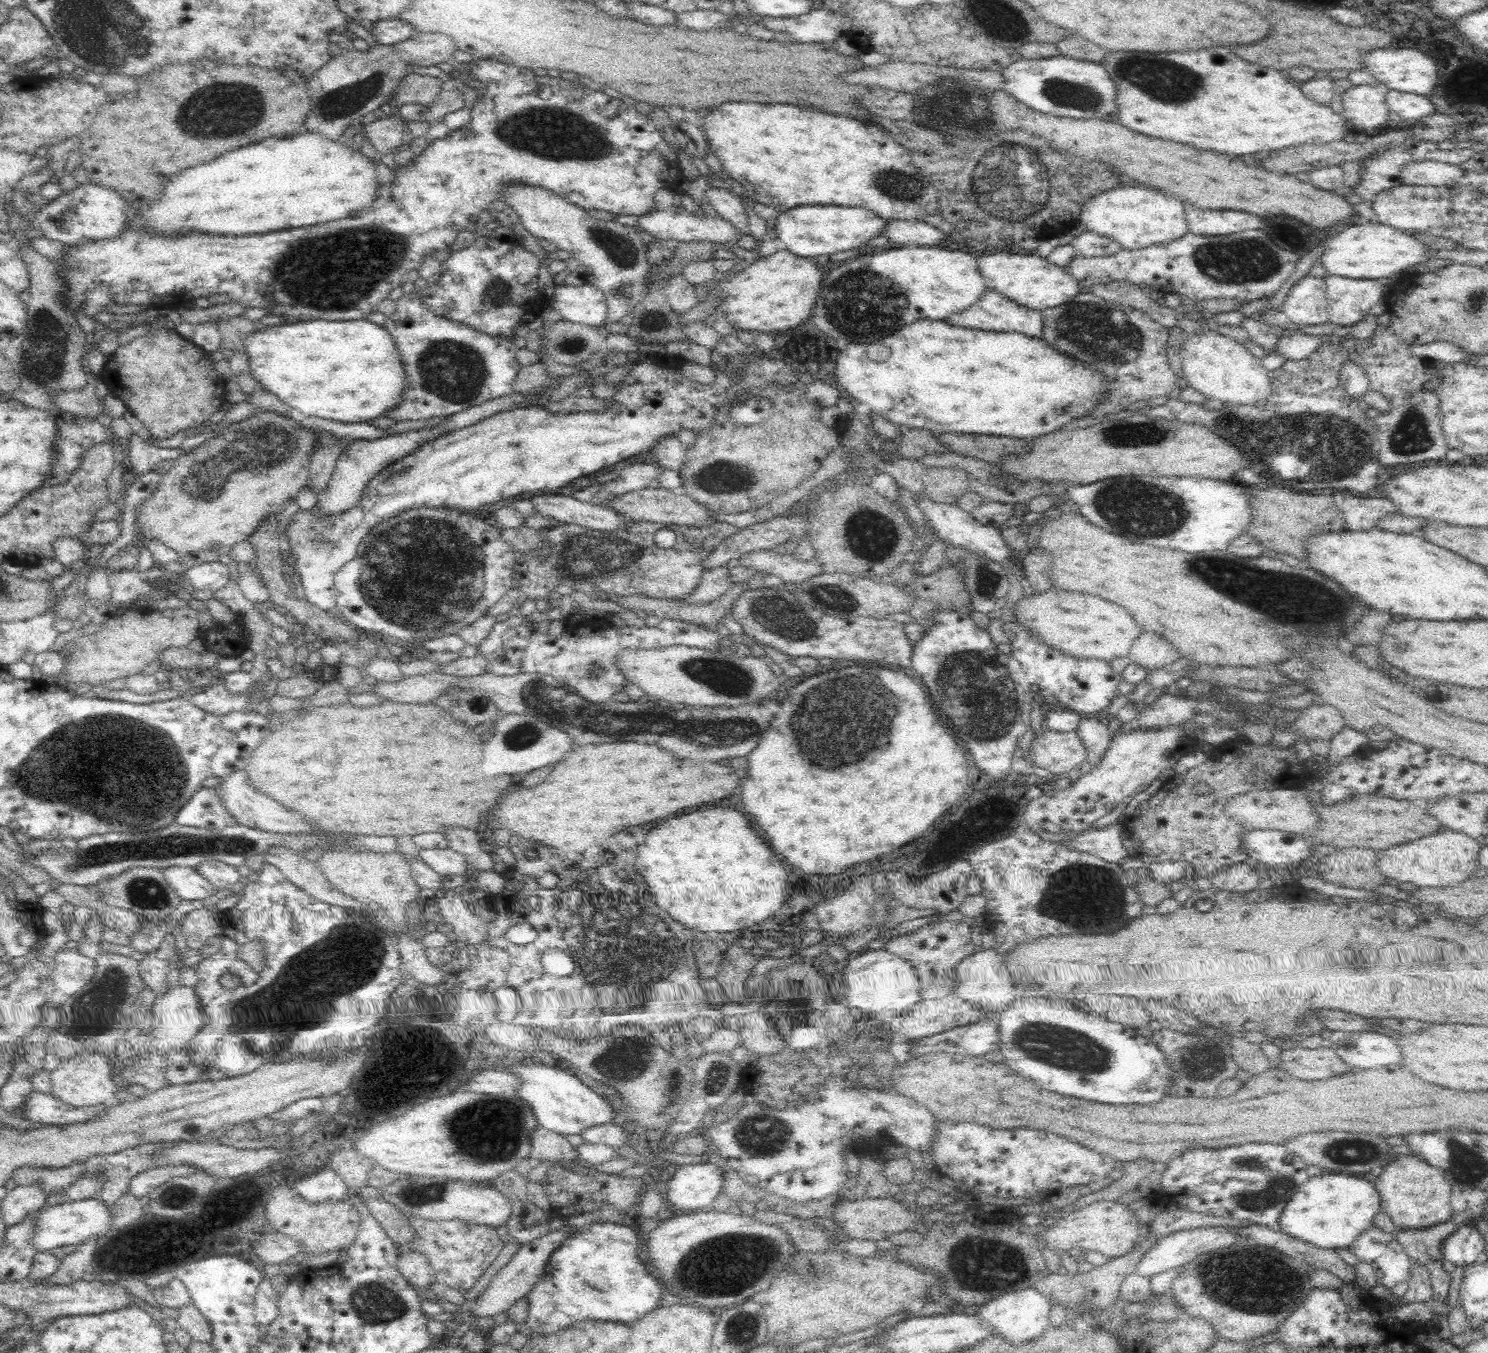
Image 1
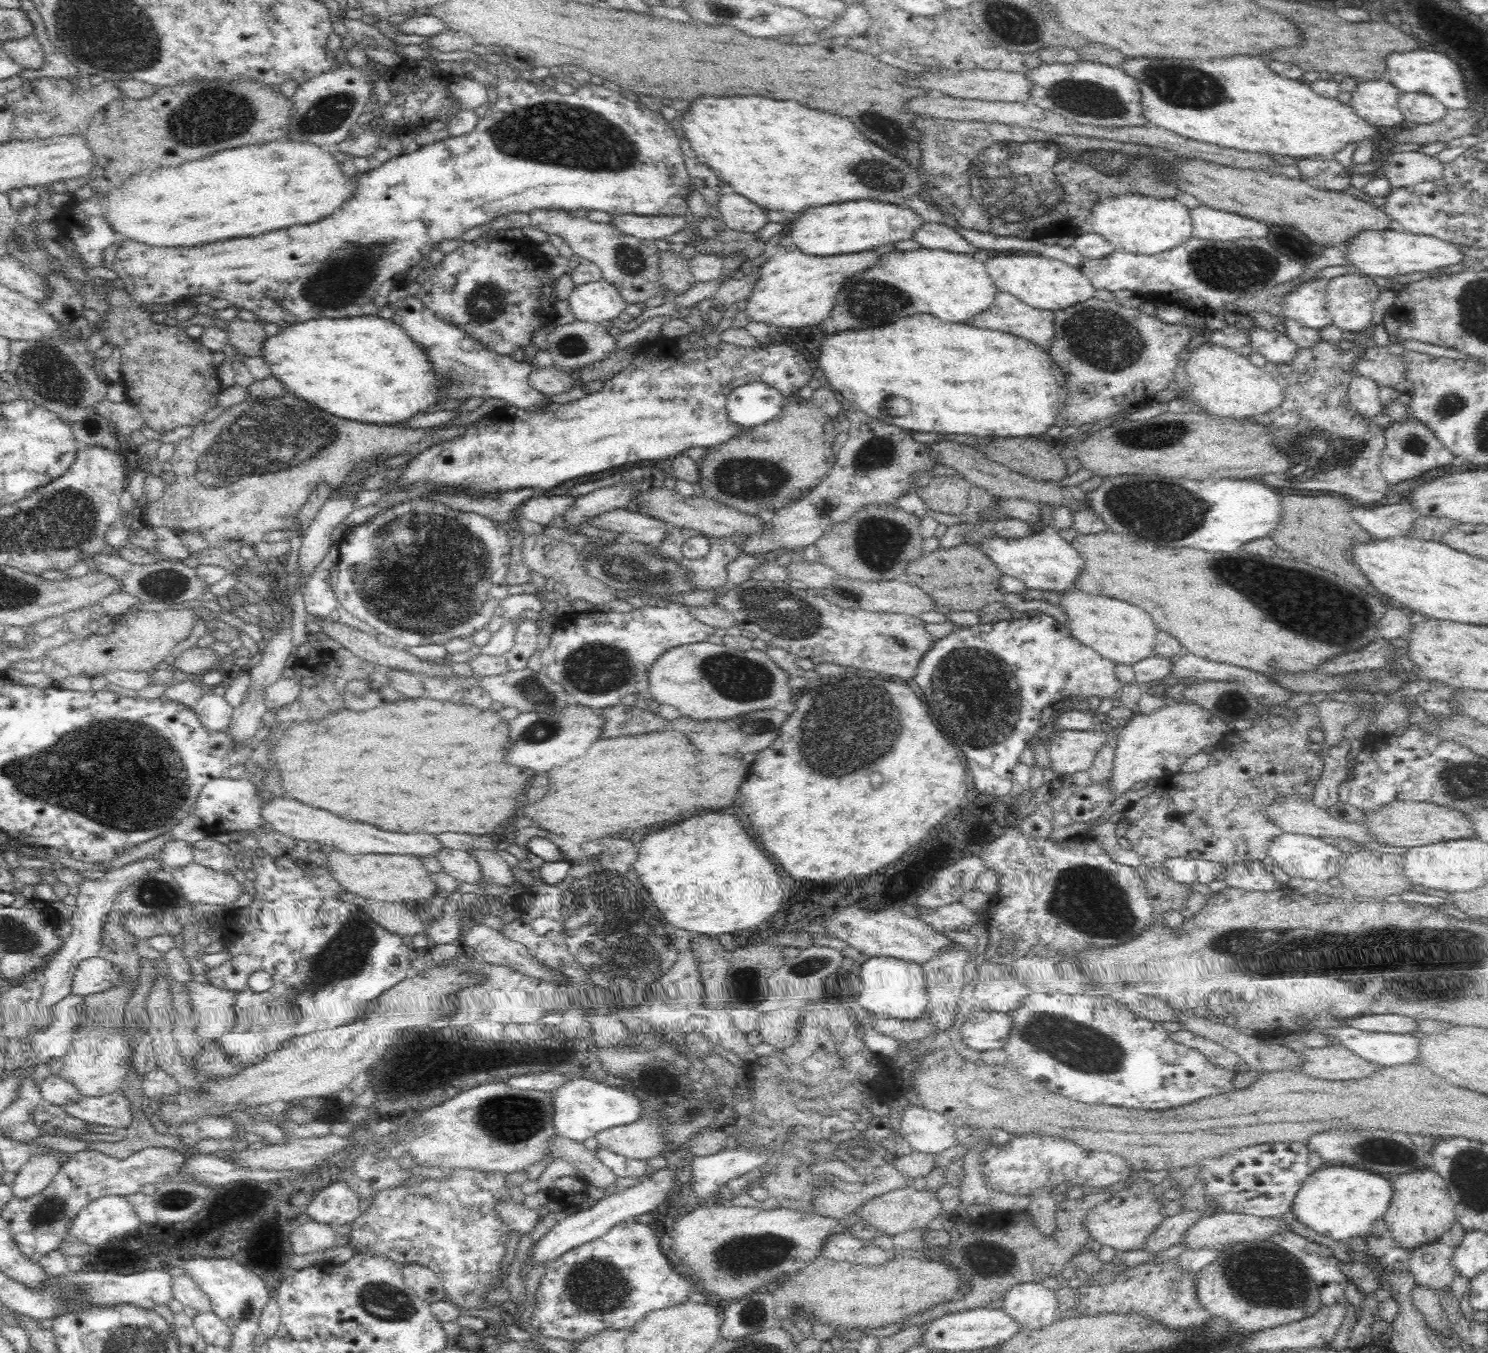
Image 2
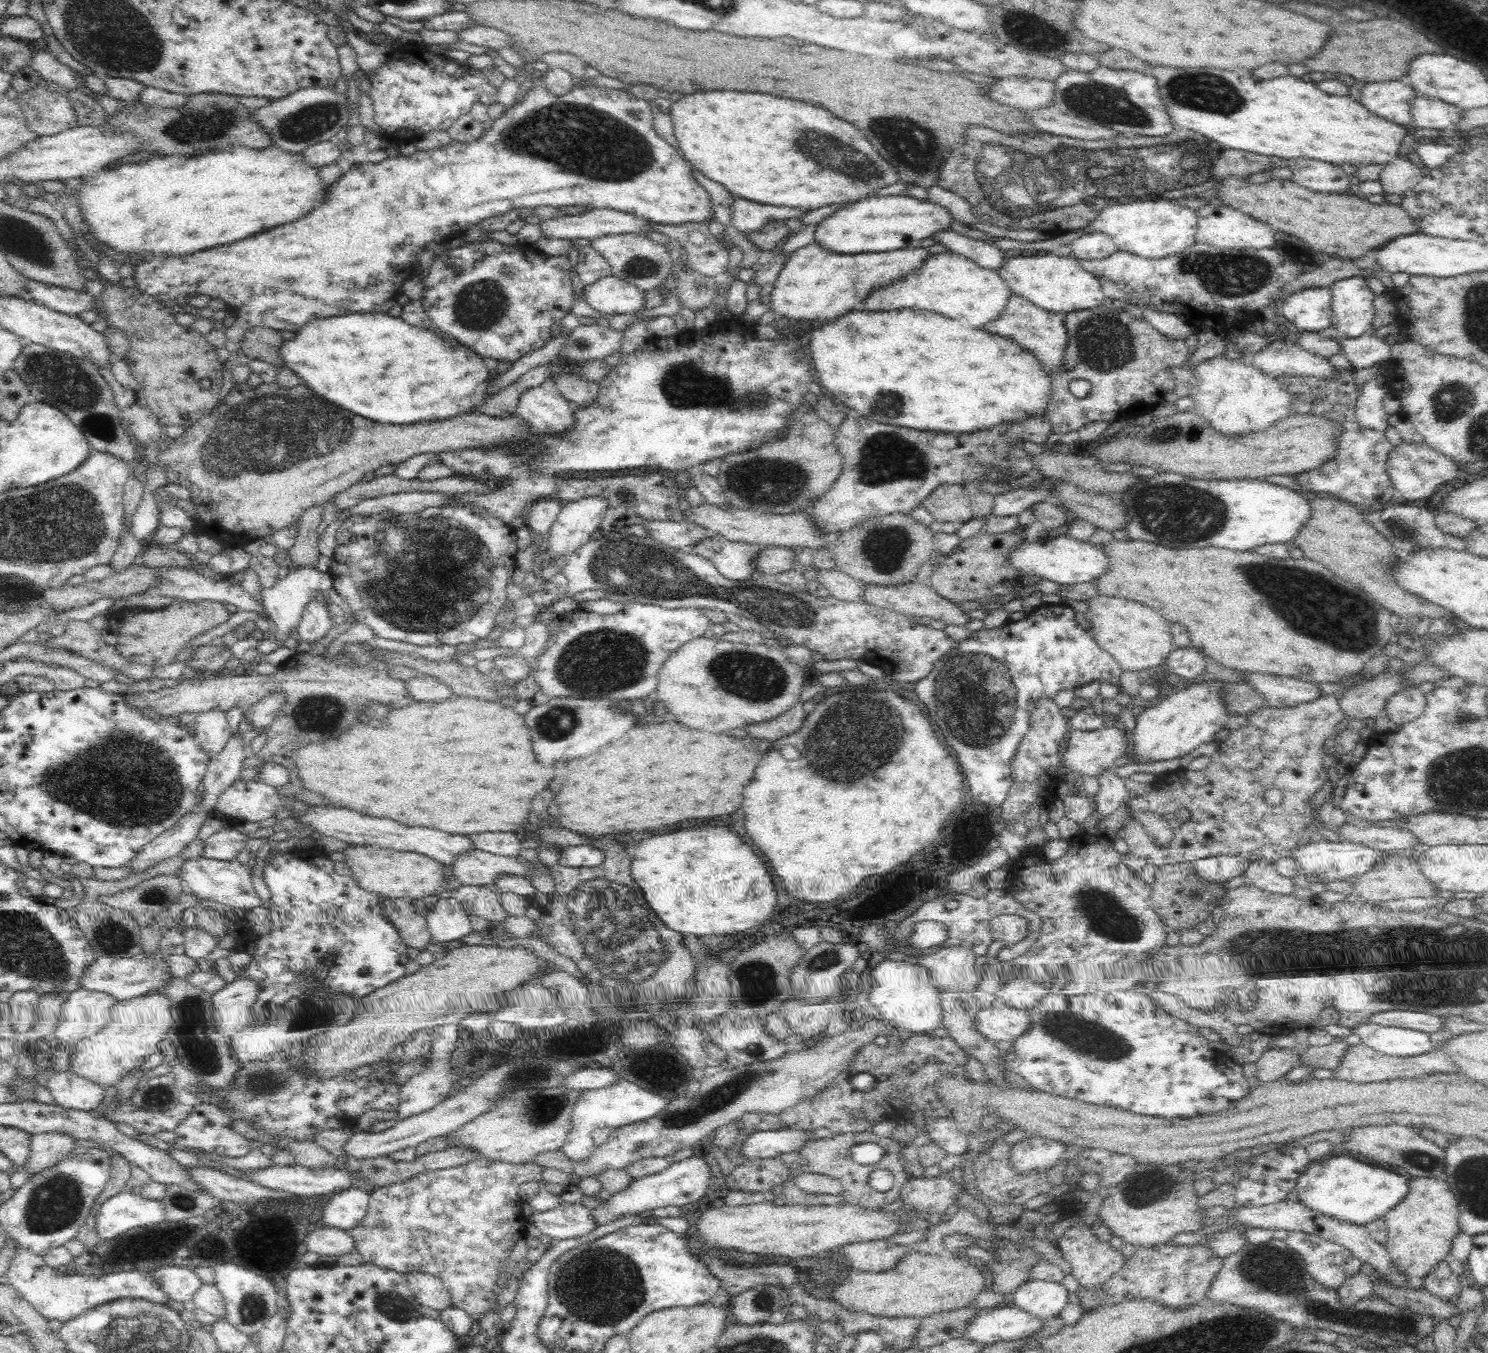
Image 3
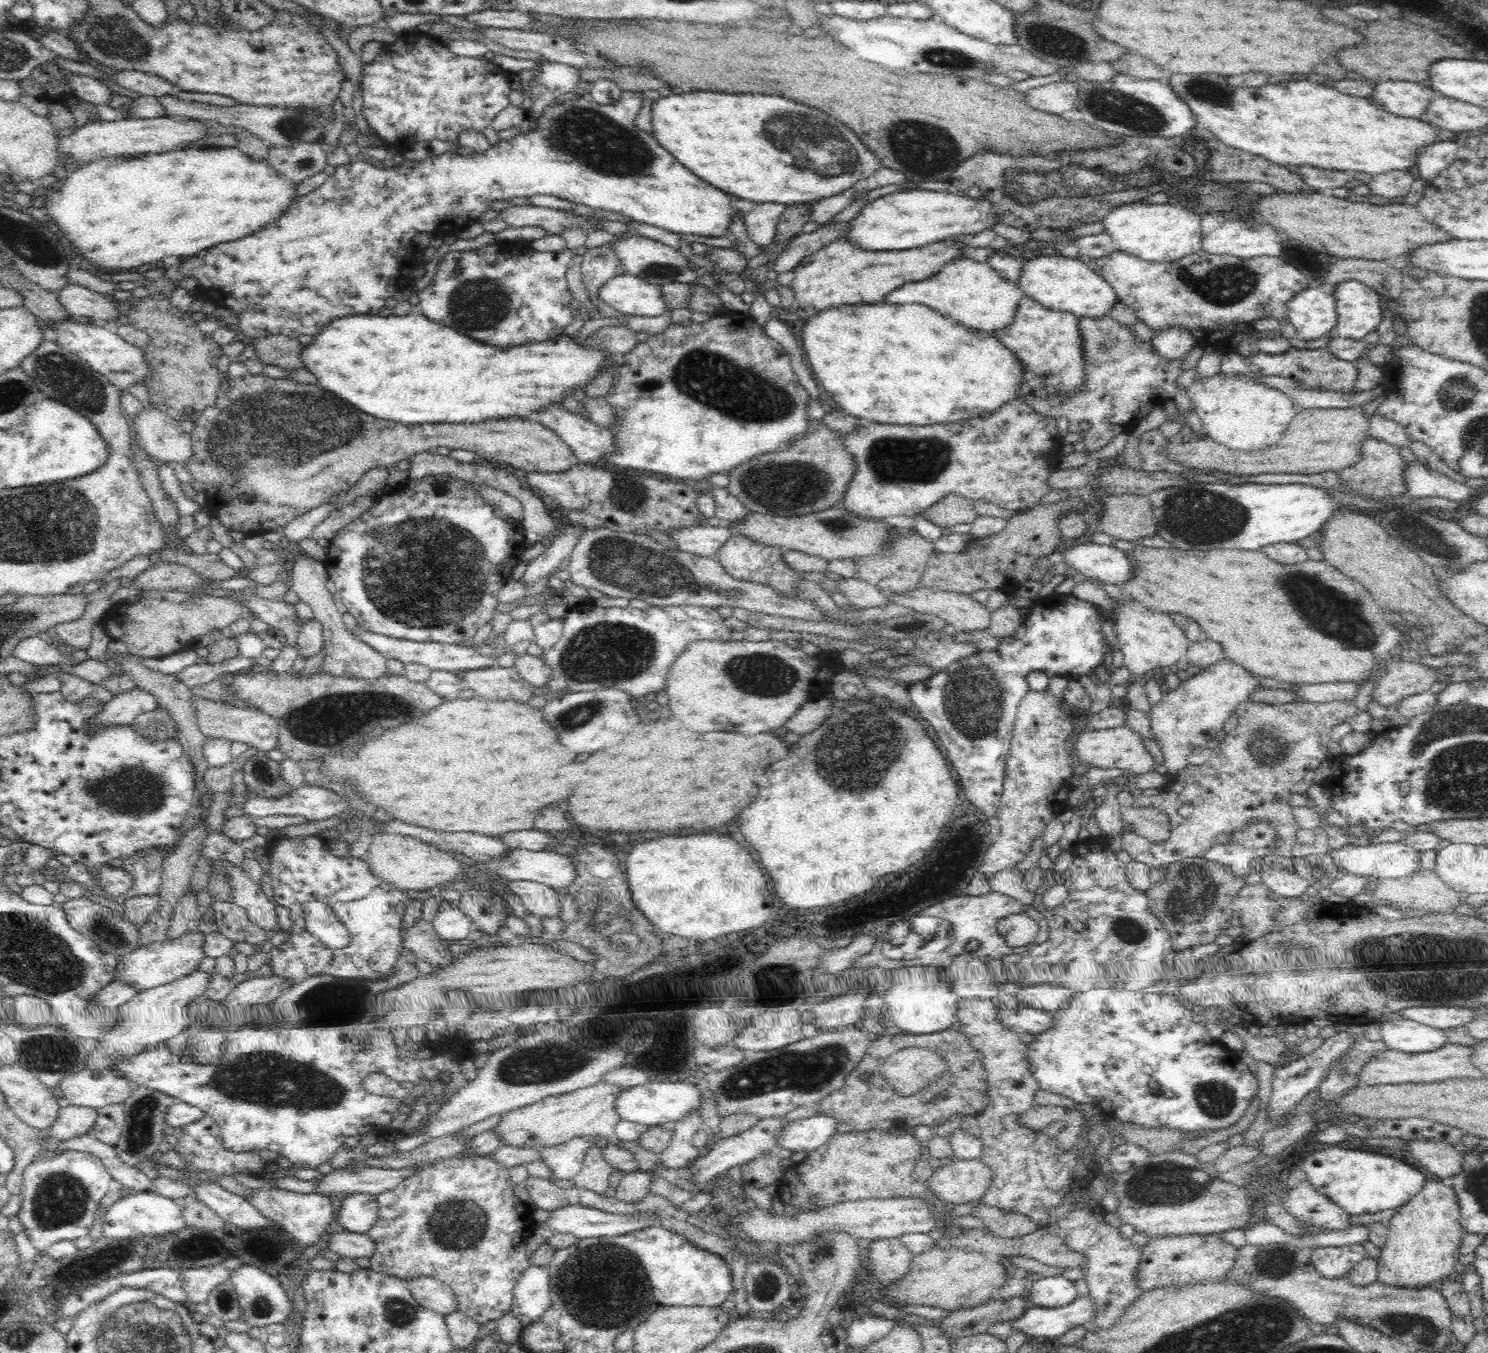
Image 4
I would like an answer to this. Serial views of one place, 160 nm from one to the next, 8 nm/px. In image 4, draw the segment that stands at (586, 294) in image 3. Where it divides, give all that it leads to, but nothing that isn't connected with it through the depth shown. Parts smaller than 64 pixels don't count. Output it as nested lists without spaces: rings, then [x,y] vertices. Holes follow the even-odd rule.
[[[624,273],[600,284],[595,298],[621,316],[654,317],[669,313],[660,287]]]

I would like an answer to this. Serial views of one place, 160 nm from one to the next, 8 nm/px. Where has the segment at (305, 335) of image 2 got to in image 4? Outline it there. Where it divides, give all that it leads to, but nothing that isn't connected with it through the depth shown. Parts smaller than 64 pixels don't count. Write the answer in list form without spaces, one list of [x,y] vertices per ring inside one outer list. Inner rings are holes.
[[[418,311],[405,316],[352,314],[336,318],[322,326],[312,344],[303,346],[300,353],[302,366],[316,376],[320,387],[367,415],[403,425],[455,425],[510,416],[528,418],[552,402],[562,402],[566,390],[574,390],[580,384],[586,386],[602,368],[604,358],[604,351],[587,350],[581,346],[581,341],[566,335],[554,338],[552,342],[496,350],[455,332],[449,326],[428,320]]]

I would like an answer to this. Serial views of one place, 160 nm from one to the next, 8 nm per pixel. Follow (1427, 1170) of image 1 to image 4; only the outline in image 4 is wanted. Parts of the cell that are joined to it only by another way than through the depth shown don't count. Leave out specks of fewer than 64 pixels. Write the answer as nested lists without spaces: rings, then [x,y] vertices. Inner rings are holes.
[[[1428,1179],[1420,1192],[1409,1202],[1395,1210],[1395,1214],[1388,1226],[1388,1239],[1381,1249],[1381,1255],[1377,1261],[1377,1281],[1392,1287],[1411,1287],[1421,1289],[1433,1286],[1443,1277],[1453,1276],[1454,1264],[1460,1256],[1460,1242],[1464,1235],[1464,1229],[1460,1225],[1460,1207],[1456,1194],[1448,1182]]]

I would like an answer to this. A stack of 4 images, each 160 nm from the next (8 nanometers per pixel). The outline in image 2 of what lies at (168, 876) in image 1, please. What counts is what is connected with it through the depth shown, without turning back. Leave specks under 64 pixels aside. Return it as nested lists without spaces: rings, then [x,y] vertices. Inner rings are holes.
[[[194,861],[171,870],[171,875],[182,889],[189,905],[203,903],[230,906],[240,894],[240,883],[234,875],[216,872]]]

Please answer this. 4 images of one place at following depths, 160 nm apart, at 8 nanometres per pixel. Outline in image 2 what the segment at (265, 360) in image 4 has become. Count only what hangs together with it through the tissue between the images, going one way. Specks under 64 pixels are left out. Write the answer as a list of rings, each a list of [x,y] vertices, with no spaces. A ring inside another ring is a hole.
[[[238,317],[227,322],[224,330],[227,344],[242,357],[260,356],[263,343],[269,338],[264,332],[263,323],[248,322]]]

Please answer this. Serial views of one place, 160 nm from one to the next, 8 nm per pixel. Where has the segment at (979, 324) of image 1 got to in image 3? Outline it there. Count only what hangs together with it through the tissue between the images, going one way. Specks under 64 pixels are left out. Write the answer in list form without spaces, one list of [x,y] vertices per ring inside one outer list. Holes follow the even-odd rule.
[[[1012,293],[1008,296],[1004,310],[1000,310],[1000,314],[990,321],[985,324],[983,328],[985,331],[1016,341],[1020,346],[1029,350],[1050,374],[1059,370],[1067,339],[1064,313],[1042,310],[1028,299]]]

